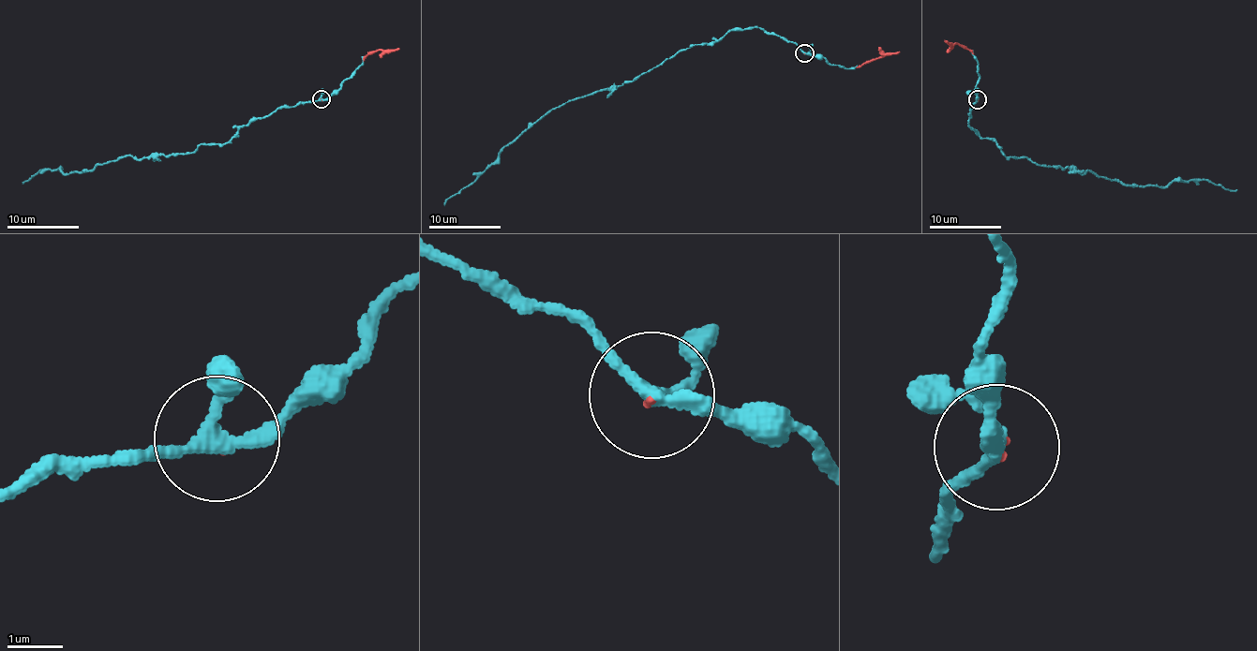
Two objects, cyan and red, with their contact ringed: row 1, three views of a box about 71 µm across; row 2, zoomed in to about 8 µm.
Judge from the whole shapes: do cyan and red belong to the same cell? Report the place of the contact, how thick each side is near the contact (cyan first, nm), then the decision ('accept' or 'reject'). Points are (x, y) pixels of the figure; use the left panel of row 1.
(321, 99) | 220/30 nm | accept

